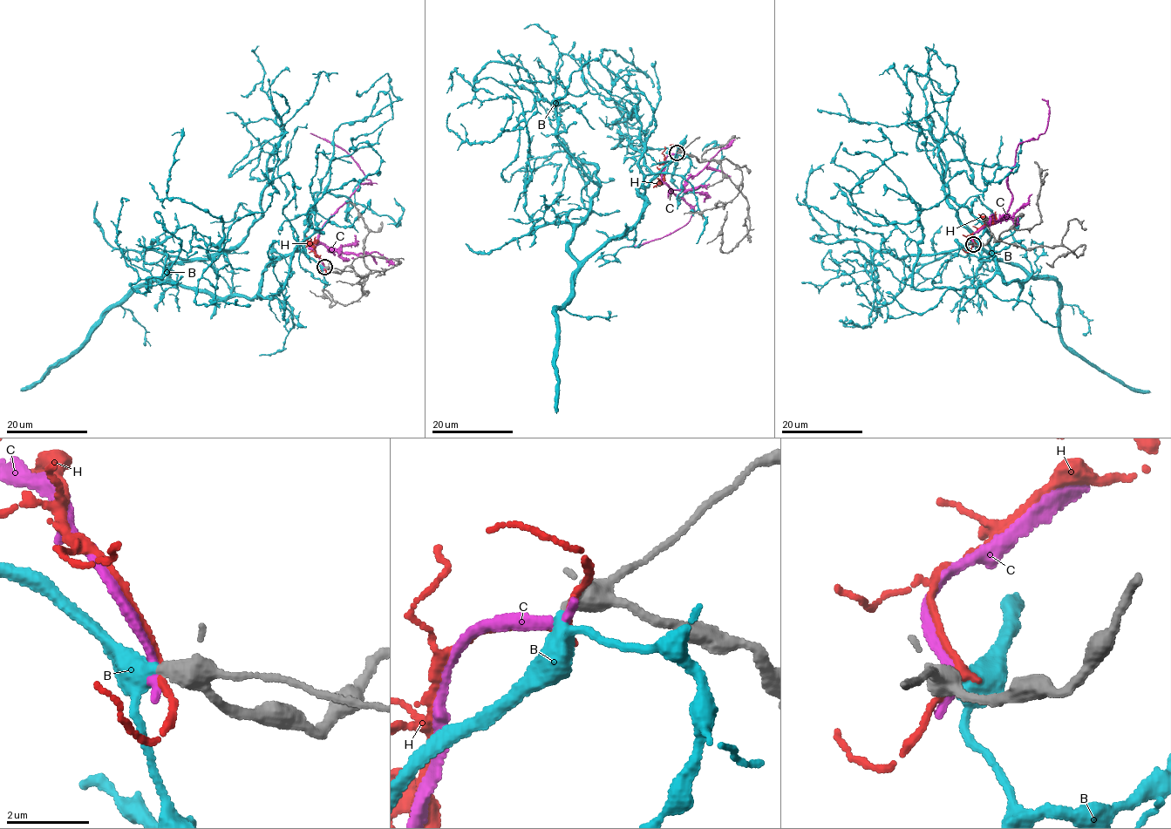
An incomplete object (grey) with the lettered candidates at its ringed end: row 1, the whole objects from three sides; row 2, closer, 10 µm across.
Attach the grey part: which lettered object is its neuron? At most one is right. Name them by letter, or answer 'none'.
B

